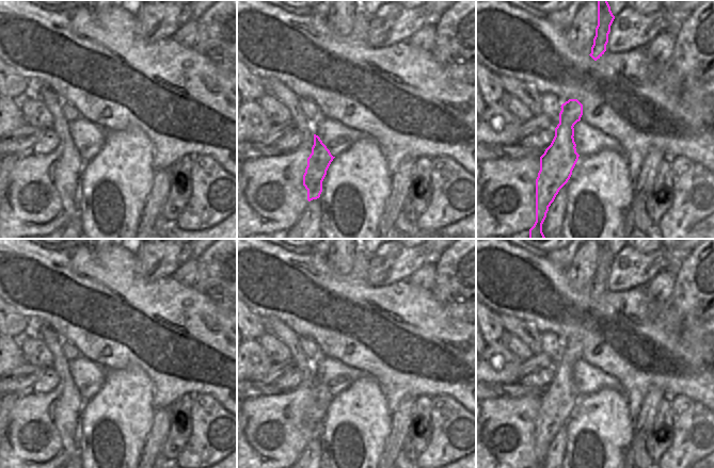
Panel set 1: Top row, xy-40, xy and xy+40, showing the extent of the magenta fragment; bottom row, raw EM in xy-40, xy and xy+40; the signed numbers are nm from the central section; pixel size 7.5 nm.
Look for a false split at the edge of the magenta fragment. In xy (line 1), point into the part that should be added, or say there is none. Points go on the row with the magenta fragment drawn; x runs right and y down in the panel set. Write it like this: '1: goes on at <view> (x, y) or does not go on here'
1: does not go on here

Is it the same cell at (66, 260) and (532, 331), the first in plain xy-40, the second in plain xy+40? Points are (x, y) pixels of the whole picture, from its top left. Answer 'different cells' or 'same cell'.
different cells

